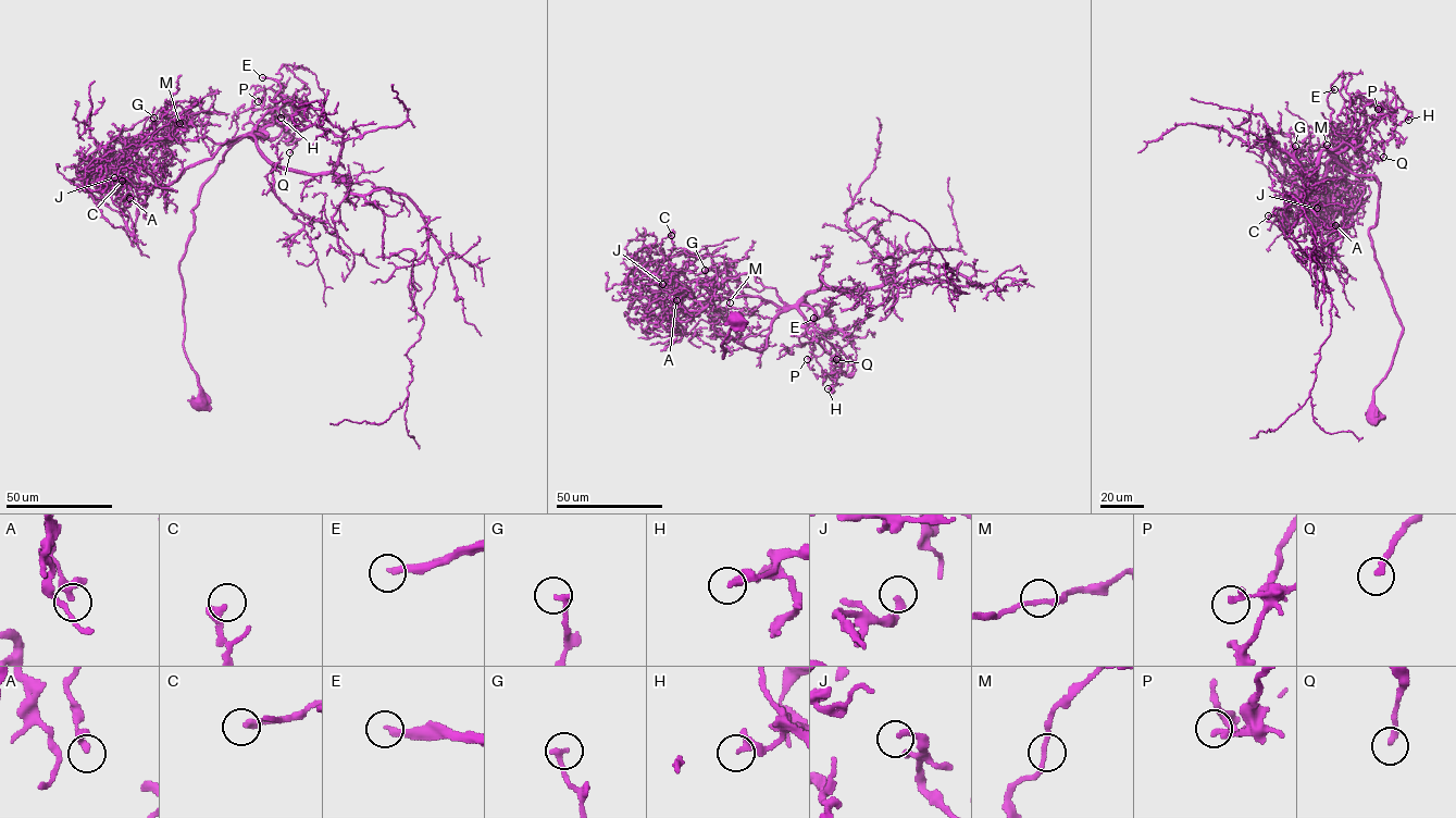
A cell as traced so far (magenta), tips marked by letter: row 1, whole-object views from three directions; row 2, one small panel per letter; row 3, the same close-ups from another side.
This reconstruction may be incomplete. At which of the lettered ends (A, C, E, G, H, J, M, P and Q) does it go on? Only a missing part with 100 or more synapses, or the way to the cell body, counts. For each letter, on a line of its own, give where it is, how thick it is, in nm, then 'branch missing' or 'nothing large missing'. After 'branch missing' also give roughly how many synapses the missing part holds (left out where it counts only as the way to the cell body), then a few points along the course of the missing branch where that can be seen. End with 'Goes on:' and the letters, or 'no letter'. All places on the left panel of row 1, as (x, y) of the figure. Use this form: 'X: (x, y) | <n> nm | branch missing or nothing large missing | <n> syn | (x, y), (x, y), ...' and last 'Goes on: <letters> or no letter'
A: (129, 198) | 320 nm | nothing large missing
C: (122, 181) | 280 nm | nothing large missing
E: (262, 77) | 280 nm | branch missing | 250 syn | (262, 77), (249, 58), (234, 73), (218, 66), (197, 96), (188, 91), (184, 94), (176, 109)
G: (153, 118) | 280 nm | nothing large missing
H: (281, 118) | 280 nm | nothing large missing
J: (114, 177) | 240 nm | nothing large missing
M: (179, 123) | 170 nm | nothing large missing
P: (258, 101) | 260 nm | nothing large missing
Q: (289, 152) | 240 nm | nothing large missing
Goes on: E

